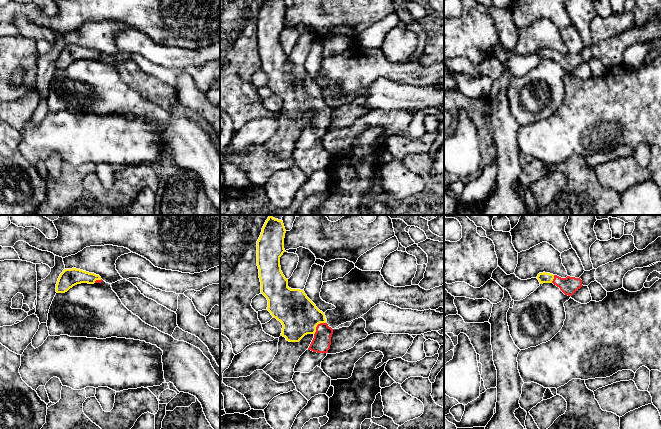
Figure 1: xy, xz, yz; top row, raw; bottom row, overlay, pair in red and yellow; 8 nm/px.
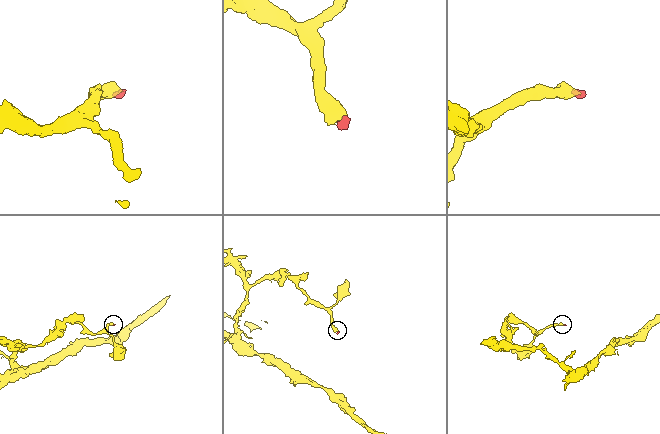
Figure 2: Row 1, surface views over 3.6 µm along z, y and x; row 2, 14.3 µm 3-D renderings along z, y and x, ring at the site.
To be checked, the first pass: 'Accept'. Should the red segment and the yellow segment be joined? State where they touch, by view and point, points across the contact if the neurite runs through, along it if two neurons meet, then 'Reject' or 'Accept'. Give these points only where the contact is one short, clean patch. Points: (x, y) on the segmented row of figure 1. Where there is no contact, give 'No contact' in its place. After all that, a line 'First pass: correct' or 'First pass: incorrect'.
Touches red at xz (317, 325). Path across: xz (321, 342), (321, 330), (317, 325), (313, 321), (299, 316). Accept
First pass: correct

